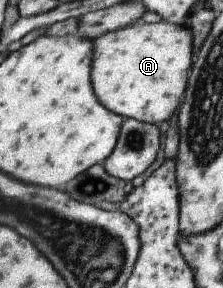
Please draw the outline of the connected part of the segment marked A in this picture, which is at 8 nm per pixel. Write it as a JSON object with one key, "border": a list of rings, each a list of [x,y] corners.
{"border":[[[142,20],[118,30],[104,33],[91,40],[93,53],[91,62],[91,85],[100,104],[124,119],[152,123],[166,122],[176,113],[183,100],[183,92],[188,72],[193,60],[193,40],[191,32],[182,24],[166,21],[146,24]]]}

